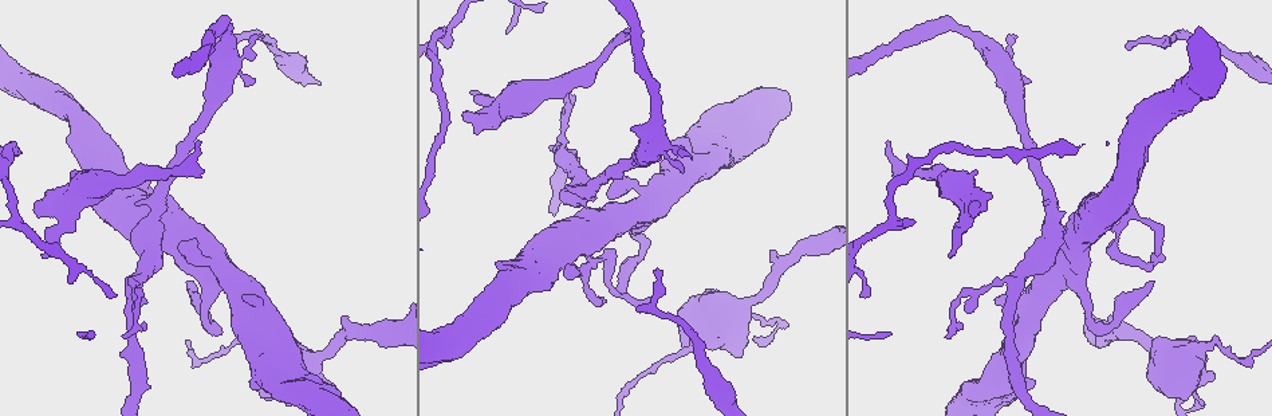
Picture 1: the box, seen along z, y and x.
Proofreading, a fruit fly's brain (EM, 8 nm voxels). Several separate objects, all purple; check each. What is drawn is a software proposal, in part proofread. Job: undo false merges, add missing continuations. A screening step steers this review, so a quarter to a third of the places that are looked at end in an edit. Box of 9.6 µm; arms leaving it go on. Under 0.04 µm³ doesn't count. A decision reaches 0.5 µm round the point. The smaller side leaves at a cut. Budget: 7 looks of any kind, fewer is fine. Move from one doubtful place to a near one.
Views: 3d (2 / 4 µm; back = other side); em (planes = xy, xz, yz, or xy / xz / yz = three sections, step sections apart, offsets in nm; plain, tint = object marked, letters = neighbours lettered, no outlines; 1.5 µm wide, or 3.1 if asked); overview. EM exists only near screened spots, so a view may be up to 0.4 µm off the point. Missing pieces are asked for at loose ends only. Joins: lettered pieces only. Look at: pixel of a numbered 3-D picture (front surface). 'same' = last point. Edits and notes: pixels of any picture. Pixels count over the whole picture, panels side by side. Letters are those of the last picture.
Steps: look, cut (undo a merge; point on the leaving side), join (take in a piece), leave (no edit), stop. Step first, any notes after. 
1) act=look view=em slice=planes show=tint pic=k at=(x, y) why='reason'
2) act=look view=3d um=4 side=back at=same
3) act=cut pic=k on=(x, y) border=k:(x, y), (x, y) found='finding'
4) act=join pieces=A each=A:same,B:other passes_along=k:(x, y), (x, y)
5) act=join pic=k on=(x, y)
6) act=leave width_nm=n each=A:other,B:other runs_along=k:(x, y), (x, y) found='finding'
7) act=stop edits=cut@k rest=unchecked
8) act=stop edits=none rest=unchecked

act=look view=3d um=2 pic=1 at=(951, 254) why='free end'

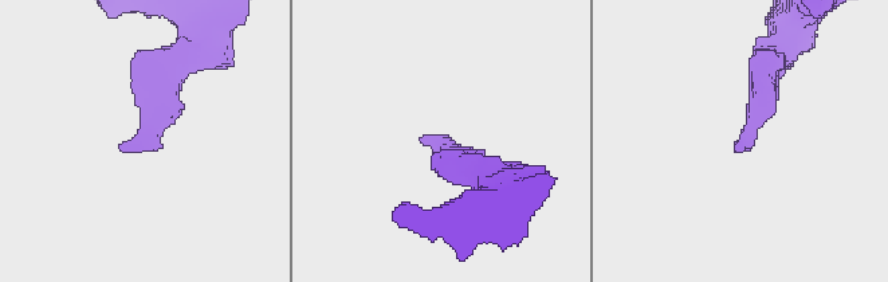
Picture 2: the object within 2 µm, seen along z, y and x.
act=look view=em slice=planes show=letters pic=2 at=(122, 148)

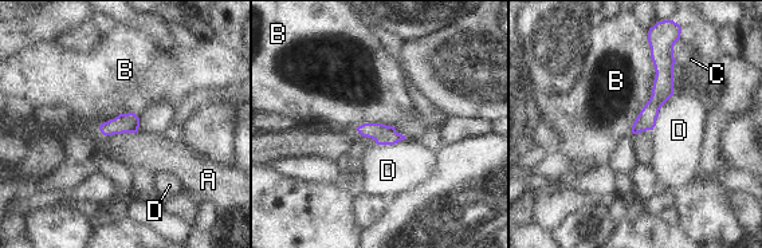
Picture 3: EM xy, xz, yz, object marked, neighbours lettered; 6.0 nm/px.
act=leave each=A:other,B:other,C:other,D:other border=3:(648, 39), (652, 94), (631, 132) found='no lettered piece goes on from it'

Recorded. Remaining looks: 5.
act=look view=3d um=2 pic=1 at=(602, 297) why='branch stops here'

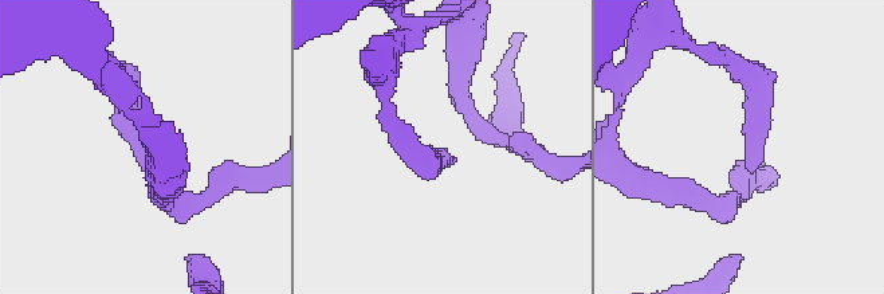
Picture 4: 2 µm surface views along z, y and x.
act=look view=em slice=planes show=letters pic=4 at=(446, 153)

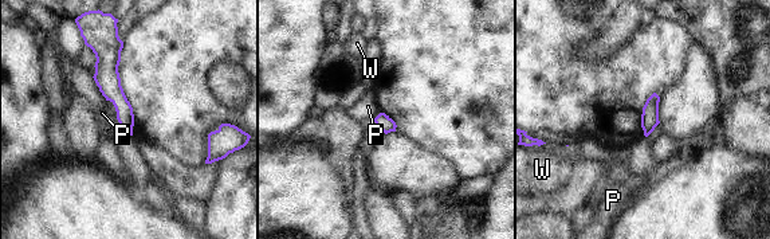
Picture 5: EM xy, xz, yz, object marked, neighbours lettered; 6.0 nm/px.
act=leave each=P:other,W:other runs_along=5:(114, 39), (110, 89), (129, 130) found='none of them fits'

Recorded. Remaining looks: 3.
act=look view=em slice=xy step=8 show=tint pic=1 at=(1028, 80) why='stops while still wide'

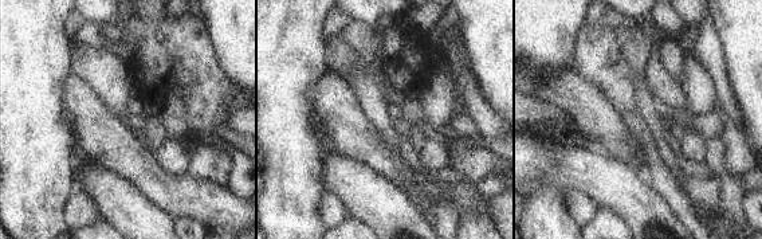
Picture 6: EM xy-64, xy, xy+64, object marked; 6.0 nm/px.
act=look view=em slice=planes show=letters at=same why='another direction'

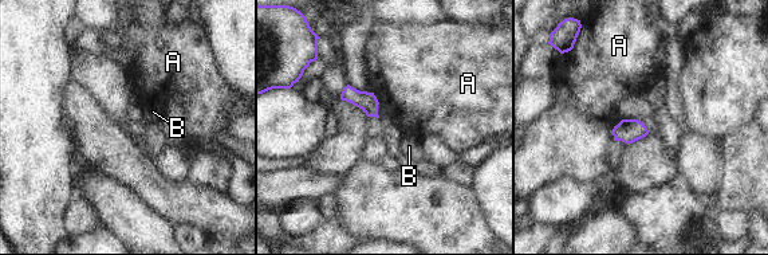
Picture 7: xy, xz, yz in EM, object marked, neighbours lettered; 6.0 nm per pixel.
act=leave longest_contact=A:150nm each=A:other,B:other border=7:(622, 118), (613, 129), (613, 140) found='no lettered piece goes on from it'

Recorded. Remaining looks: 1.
act=stop edits=none rest=unchecked

